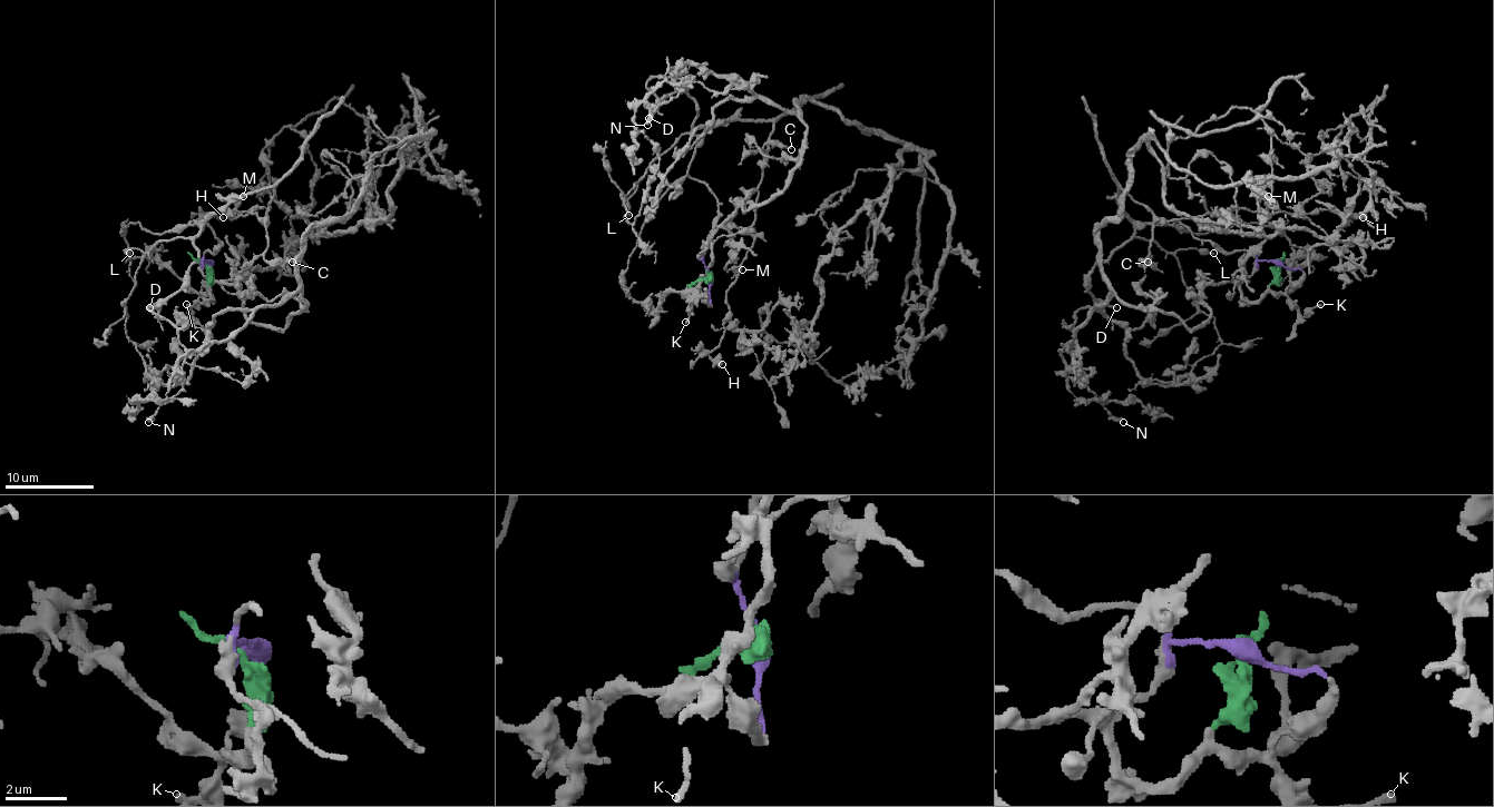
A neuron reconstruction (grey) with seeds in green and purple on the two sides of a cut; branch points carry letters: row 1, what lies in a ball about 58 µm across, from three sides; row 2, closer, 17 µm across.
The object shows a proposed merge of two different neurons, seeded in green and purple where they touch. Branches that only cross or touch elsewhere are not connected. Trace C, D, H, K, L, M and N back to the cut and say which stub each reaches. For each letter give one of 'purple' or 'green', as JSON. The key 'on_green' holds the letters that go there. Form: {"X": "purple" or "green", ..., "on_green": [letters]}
{"C": "purple", "D": "purple", "H": "purple", "K": "green", "L": "purple", "M": "purple", "N": "purple", "on_green": ["K"]}

